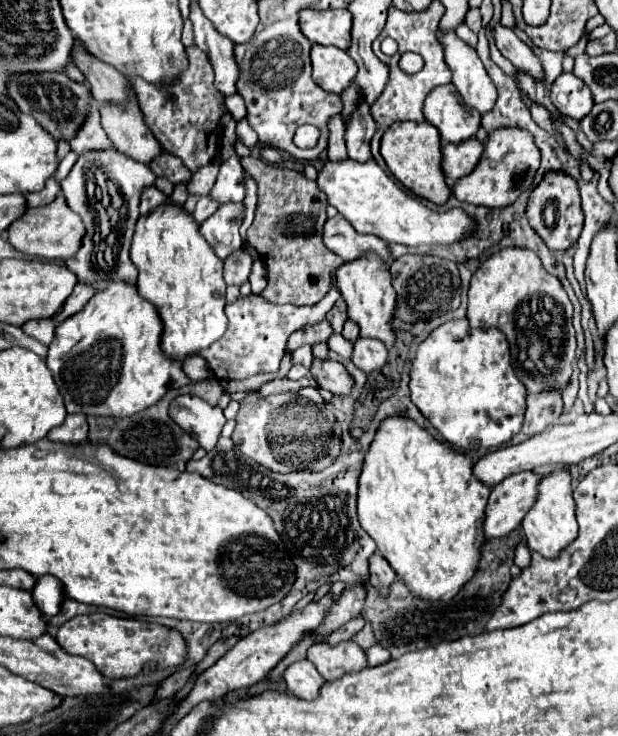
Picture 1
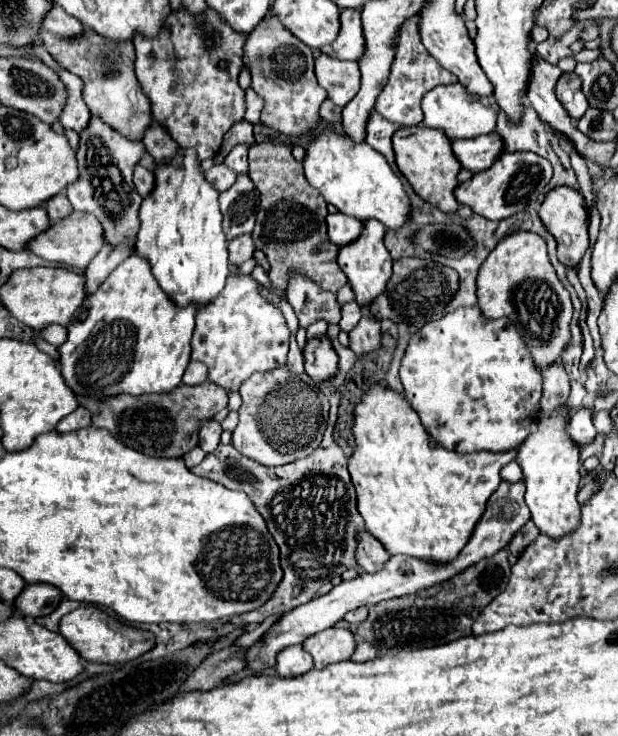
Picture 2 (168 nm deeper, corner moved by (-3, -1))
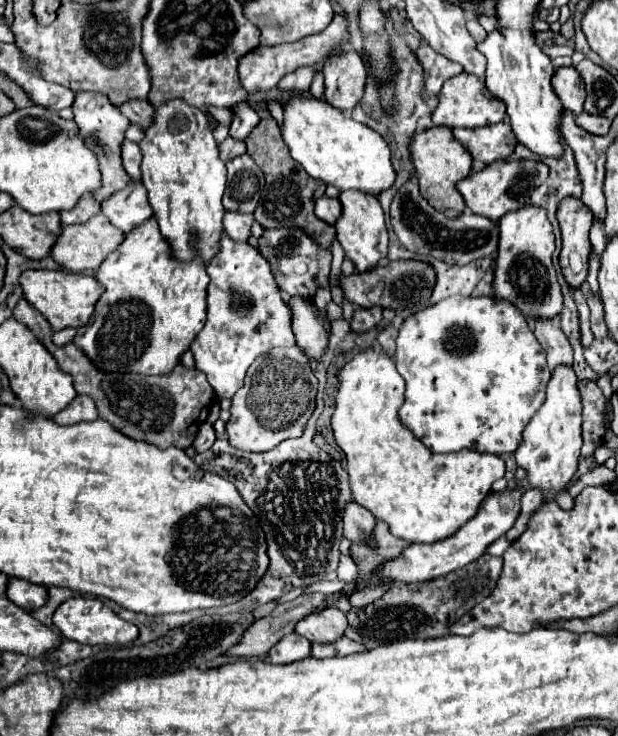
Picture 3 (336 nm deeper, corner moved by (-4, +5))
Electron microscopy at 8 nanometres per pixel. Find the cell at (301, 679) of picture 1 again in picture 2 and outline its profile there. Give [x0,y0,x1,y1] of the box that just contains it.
[275,646,313,676]

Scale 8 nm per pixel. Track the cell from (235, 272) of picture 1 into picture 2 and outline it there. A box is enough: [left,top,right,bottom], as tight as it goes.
[229,234,253,266]

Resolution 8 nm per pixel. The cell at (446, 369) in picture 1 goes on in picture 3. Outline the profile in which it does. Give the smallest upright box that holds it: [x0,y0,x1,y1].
[396,296,550,454]

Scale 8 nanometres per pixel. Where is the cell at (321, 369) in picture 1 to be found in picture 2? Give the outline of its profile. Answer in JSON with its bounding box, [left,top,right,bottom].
[303,334,339,380]

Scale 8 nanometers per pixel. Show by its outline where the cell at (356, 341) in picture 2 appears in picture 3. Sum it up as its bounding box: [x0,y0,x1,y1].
[350,308,382,334]

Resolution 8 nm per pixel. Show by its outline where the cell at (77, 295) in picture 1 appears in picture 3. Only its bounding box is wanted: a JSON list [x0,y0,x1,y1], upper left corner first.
[102,182,152,234]

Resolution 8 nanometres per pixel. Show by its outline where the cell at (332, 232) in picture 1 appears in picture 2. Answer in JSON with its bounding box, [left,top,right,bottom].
[325,214,363,246]

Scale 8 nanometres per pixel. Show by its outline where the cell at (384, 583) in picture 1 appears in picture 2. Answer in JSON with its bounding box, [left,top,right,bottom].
[355,530,389,572]

